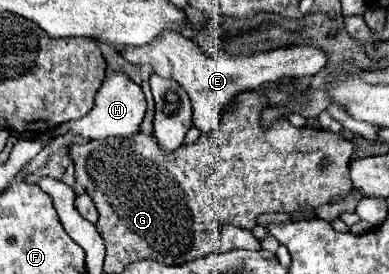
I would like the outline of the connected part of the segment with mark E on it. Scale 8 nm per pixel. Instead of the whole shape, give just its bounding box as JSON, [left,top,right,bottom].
[122,37,328,133]

